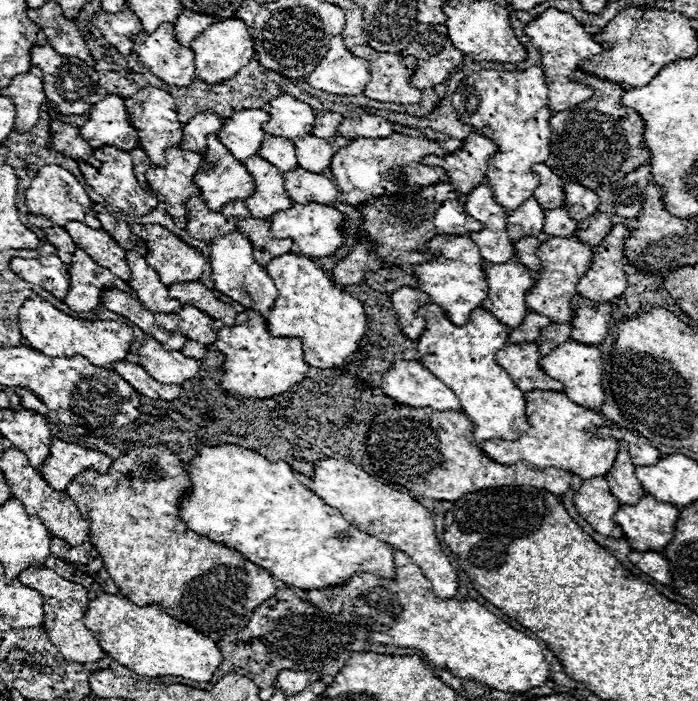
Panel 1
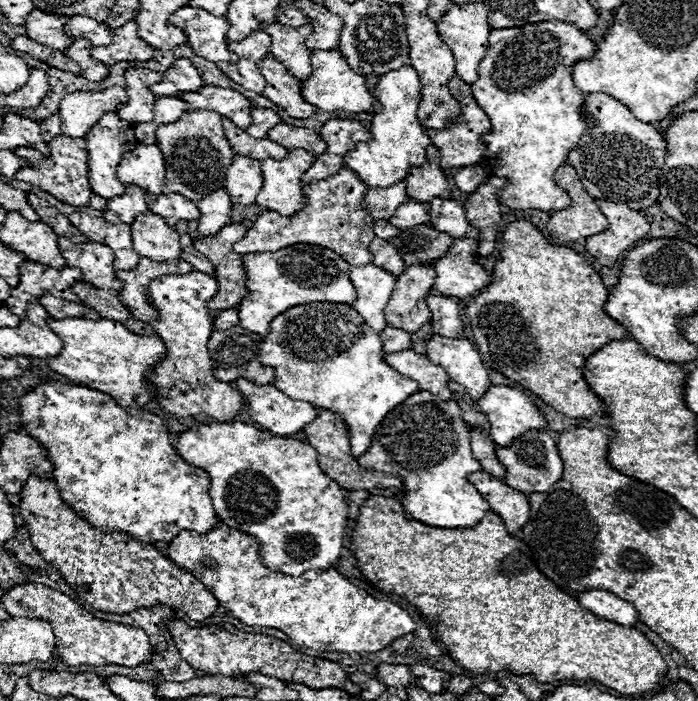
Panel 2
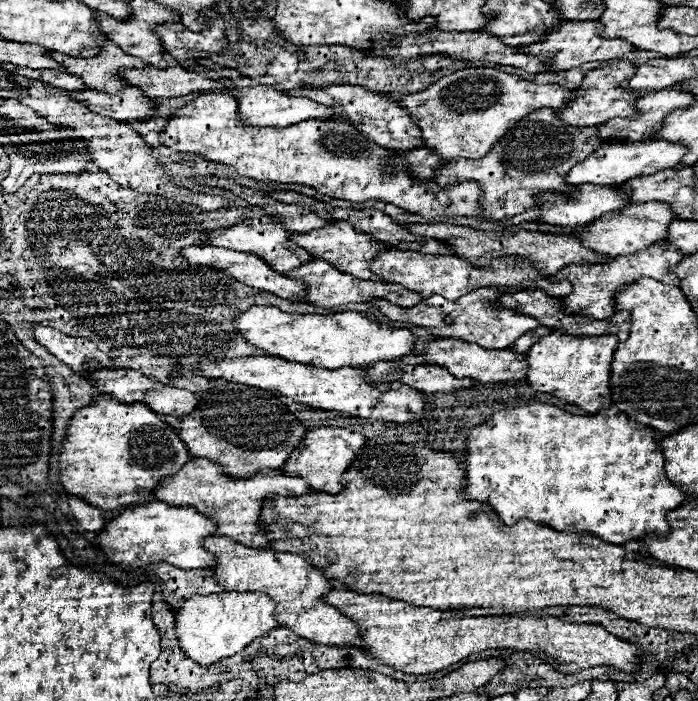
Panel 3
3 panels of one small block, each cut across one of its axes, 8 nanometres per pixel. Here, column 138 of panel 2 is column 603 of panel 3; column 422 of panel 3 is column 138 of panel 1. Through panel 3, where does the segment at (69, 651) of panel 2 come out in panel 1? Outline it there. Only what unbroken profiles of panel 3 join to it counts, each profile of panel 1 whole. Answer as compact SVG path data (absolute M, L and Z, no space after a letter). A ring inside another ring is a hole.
M102 594L90 600L84 624L110 658L140 676L182 676L196 682L210 682L222 662L222 654L212 640L172 618L158 604L140 608L126 598Z

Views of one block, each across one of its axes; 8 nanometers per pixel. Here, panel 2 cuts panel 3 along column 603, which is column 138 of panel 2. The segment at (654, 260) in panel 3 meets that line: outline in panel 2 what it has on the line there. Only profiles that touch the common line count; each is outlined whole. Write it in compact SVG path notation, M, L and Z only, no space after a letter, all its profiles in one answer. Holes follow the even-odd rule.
M142 258L134 270L118 270L116 278L124 282L124 288L120 290L120 300L128 304L128 310L136 316L136 320L144 322L154 322L160 320L158 310L152 310L148 298L146 298L146 288L148 284L166 274L188 274L192 272L192 266L184 260L174 260L174 262L154 262L150 258Z

